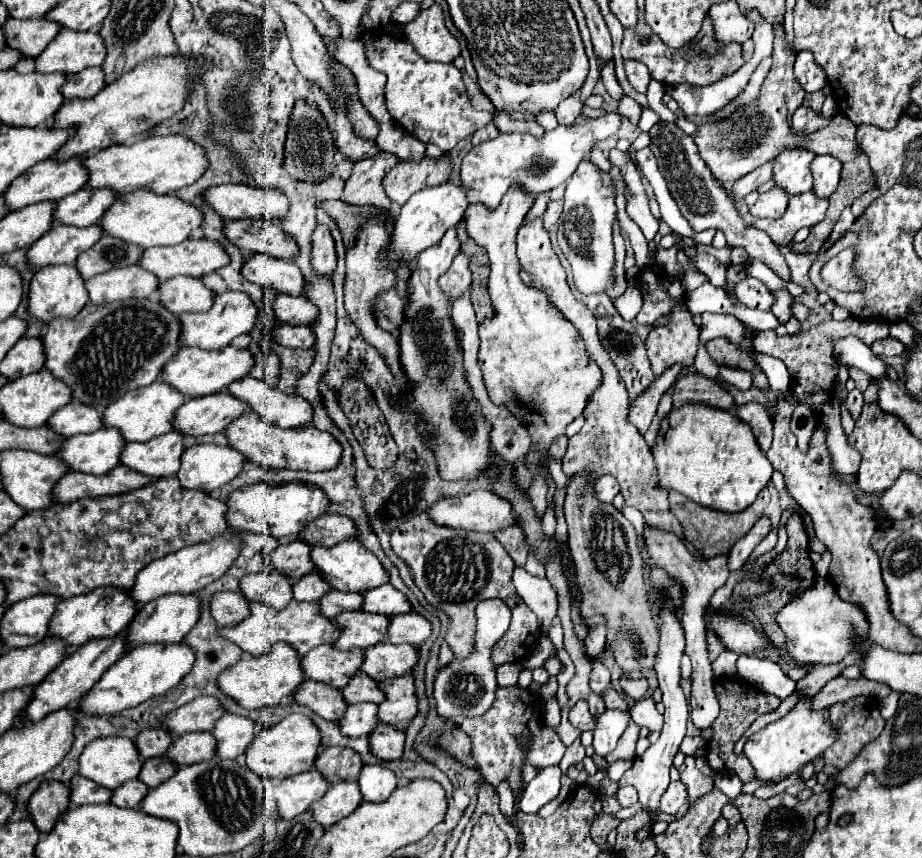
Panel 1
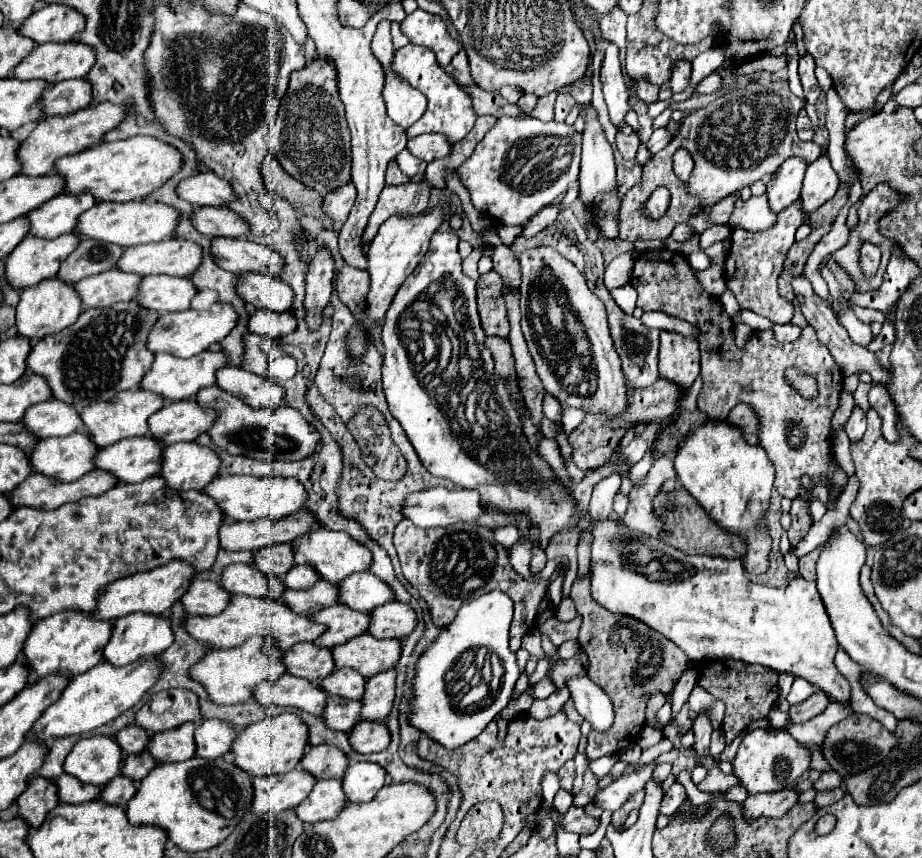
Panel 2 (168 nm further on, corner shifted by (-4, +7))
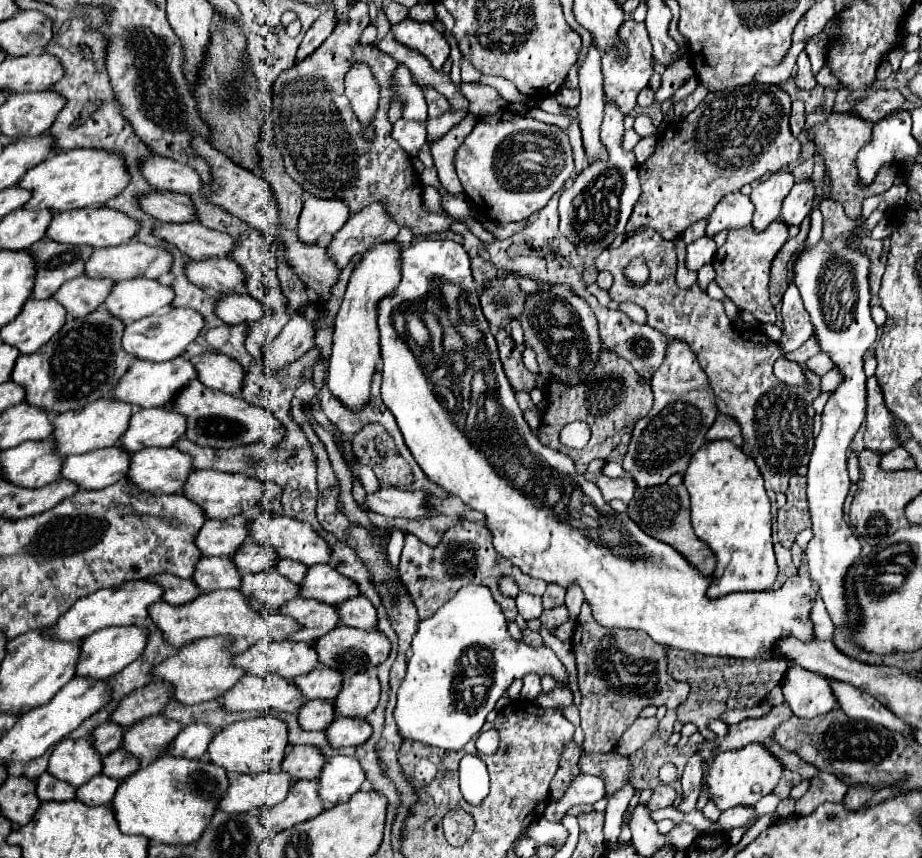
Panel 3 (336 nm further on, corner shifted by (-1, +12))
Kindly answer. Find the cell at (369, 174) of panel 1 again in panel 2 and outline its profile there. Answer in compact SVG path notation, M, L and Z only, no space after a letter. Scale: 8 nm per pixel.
M346 182L324 196L324 210L326 214L330 214L334 224L340 226L348 218L348 212L352 210L354 200L356 200L356 190L352 188L352 182Z

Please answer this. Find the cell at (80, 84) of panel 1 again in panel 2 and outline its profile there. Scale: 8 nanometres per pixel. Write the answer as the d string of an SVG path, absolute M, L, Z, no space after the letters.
M88 78L64 80L60 84L52 84L44 96L44 116L70 114L80 108L86 108L92 102L92 84Z

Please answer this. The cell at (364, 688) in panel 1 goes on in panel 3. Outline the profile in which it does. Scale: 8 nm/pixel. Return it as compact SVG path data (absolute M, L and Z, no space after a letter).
M315 667L313 671L299 675L293 679L293 685L301 691L305 699L333 699L337 695L337 687L341 687L343 675L337 671L329 671L329 667Z

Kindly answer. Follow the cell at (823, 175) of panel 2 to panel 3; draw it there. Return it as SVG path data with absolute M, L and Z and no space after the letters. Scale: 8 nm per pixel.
M811 181L797 183L791 189L791 193L783 199L783 207L781 207L779 219L785 225L801 225L801 221L811 211L811 201L813 201L813 185L811 185Z

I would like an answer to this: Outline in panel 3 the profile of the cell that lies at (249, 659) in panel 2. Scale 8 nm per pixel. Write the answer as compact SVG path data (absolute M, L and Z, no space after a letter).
M205 637L205 639L191 641L189 645L179 647L175 655L155 665L151 675L169 683L173 687L171 699L181 705L195 705L195 703L219 699L229 687L233 687L233 683L237 683L237 679L241 679L241 675L245 675L239 667L231 665L233 655L227 651L227 645L229 645L227 637L225 639Z

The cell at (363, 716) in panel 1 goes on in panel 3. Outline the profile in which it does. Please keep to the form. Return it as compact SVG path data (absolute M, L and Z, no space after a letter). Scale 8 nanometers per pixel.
M305 701L299 709L297 721L299 727L305 731L323 731L329 727L329 723L335 719L333 707L329 707L329 701Z

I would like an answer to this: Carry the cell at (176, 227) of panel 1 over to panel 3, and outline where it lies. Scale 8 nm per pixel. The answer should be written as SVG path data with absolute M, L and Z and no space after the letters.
M85 207L85 211L65 211L61 215L55 215L45 231L45 237L49 237L55 243L89 245L93 249L101 249L101 247L129 243L137 233L137 229L139 229L139 223L121 211L113 211L105 207Z

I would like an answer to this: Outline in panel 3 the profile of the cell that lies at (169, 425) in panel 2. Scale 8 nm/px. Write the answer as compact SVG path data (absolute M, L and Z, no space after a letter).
M169 407L135 411L131 415L127 431L119 437L119 447L127 453L141 451L145 447L173 447L173 443L185 431L185 417L177 415Z

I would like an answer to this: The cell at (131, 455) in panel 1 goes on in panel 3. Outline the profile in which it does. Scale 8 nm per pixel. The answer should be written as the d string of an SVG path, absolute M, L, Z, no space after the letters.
M117 445L91 451L89 455L69 455L61 465L61 477L87 491L103 489L125 479L125 471L129 471L129 455Z

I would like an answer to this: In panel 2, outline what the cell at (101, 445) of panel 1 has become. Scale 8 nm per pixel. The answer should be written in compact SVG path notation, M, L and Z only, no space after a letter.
M74 432L64 438L44 438L30 454L34 470L62 482L74 482L96 468L98 446L90 434Z

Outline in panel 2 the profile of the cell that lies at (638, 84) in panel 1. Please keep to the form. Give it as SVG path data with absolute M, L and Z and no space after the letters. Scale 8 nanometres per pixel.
M646 78L636 80L636 94L638 94L644 102L648 102L648 104L652 104L652 102L658 100L658 90L660 90L660 86L648 82Z

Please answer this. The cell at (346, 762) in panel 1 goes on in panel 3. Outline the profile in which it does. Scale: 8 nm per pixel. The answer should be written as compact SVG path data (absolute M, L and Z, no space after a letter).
M297 745L289 751L289 755L283 759L281 769L291 775L293 781L301 781L301 779L317 779L317 775L321 775L321 767L325 763L325 757L321 755L321 751L317 751L317 747L309 747L309 745Z

